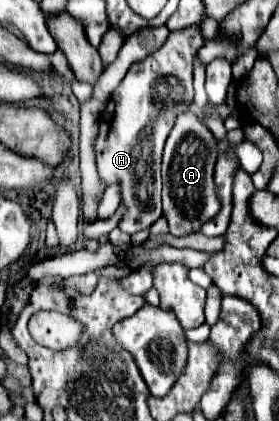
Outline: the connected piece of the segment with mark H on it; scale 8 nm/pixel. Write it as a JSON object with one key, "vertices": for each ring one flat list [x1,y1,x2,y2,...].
{"vertices":[[200,25,172,31,158,51,148,55,144,61,132,63,126,77,112,91,108,105,100,117,100,133,94,143,96,169,100,173,100,179,104,181,104,187,110,187,114,183,120,185,120,205,124,205,124,213,118,221,118,229,128,235,152,227,152,223,162,217,162,149,168,133,172,131,172,123,190,107,194,99,192,59,202,45,204,37,200,33]]}

